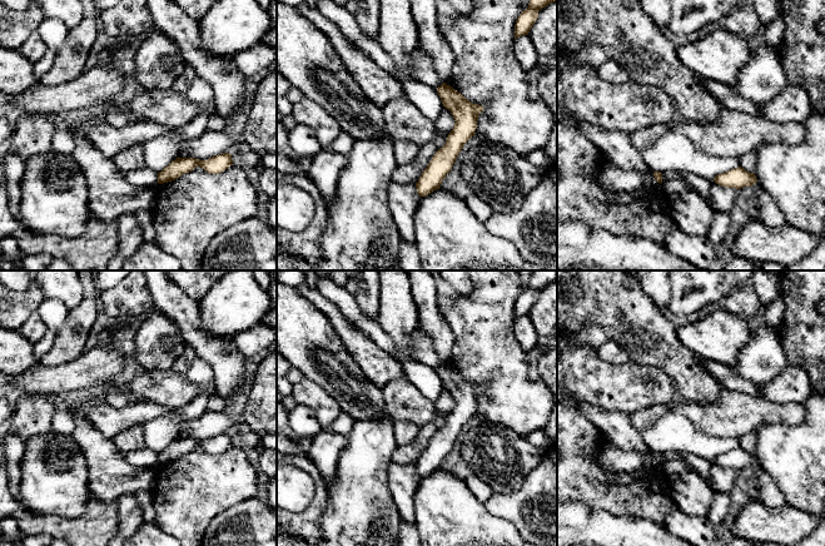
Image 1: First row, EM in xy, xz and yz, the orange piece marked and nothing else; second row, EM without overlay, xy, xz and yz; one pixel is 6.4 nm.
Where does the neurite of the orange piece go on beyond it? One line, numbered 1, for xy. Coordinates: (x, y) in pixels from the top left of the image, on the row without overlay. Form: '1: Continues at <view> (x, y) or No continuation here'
1: No continuation here

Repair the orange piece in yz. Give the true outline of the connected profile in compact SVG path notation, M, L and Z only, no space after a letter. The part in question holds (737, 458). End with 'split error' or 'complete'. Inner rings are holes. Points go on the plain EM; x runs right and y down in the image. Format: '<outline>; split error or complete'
M741 447L719 455L714 458L714 461L716 465L721 467L735 468L735 470L751 467L757 462L755 453L749 453Z; complete

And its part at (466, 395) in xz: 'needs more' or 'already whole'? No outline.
already whole

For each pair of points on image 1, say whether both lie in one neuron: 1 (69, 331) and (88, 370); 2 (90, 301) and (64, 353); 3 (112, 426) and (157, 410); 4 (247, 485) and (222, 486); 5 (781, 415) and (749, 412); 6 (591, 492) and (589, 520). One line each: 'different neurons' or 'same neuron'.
1: different neurons
2: same neuron
3: same neuron
4: same neuron
5: same neuron
6: different neurons

